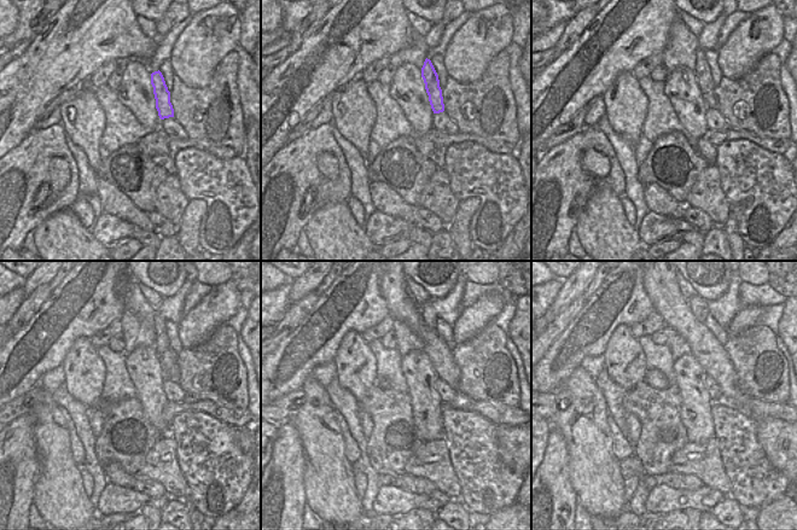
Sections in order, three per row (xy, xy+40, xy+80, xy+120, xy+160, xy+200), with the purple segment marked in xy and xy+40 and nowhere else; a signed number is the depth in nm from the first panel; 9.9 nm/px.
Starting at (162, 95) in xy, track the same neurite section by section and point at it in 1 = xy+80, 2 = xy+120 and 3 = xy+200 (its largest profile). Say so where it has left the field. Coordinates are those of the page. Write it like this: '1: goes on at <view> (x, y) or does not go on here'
1: goes on at xy+80 (702, 70)
2: goes on at xy+120 (161, 339)
3: goes on at xy+200 (699, 307)

